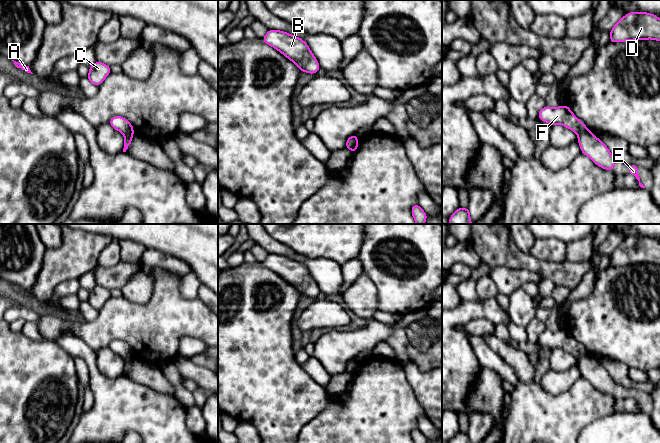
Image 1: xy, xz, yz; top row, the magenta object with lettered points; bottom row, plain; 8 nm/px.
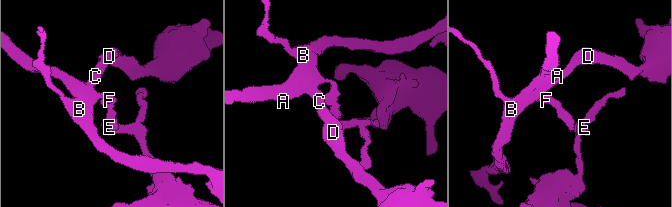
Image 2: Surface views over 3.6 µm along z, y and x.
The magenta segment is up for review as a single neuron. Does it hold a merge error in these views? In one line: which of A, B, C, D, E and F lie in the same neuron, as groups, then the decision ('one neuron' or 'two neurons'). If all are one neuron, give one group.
groups A B C D F / E; two neurons

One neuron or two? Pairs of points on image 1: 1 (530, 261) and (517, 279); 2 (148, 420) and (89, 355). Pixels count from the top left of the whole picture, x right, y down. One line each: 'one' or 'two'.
1: two
2: one

